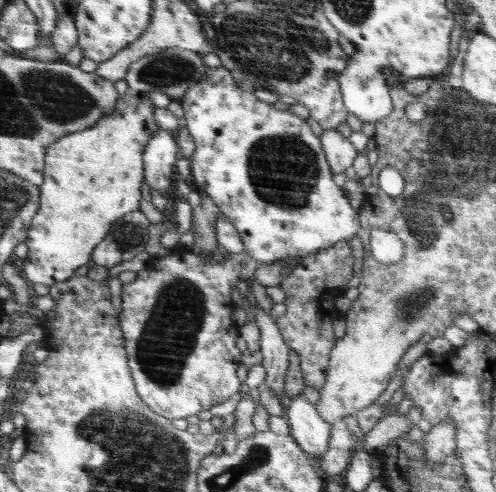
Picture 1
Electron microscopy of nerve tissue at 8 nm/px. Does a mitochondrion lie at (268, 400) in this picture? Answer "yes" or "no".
no

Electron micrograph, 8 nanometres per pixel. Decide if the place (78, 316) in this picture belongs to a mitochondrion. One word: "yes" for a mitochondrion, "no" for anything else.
no

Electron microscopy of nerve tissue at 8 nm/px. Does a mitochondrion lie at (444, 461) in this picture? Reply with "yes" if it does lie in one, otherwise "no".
no

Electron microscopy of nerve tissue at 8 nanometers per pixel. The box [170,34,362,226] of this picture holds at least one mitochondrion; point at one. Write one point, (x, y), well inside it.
(284, 170)

